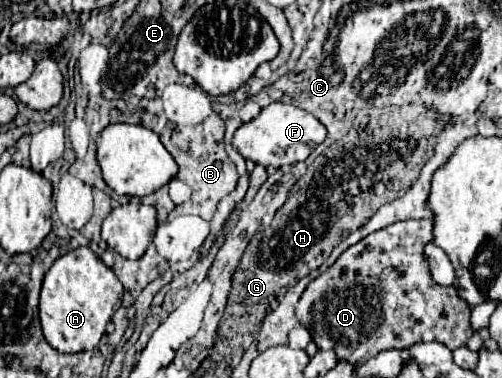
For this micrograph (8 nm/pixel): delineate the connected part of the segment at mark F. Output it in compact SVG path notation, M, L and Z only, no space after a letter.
M270 103L260 111L256 119L250 123L244 123L232 139L232 145L240 151L244 159L250 159L264 167L282 167L282 165L294 165L300 161L306 161L308 155L314 151L316 145L320 145L326 139L326 127L308 111L286 105L286 103Z

